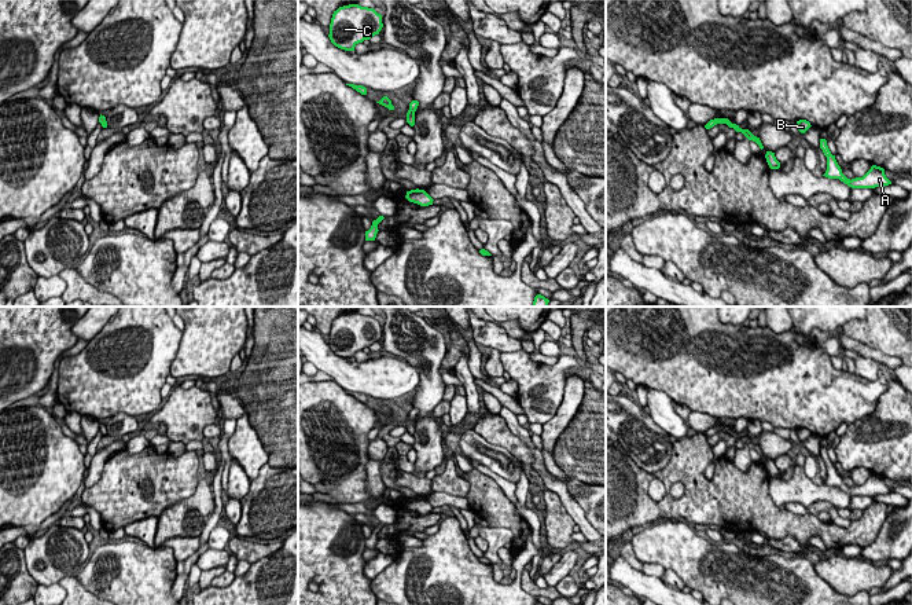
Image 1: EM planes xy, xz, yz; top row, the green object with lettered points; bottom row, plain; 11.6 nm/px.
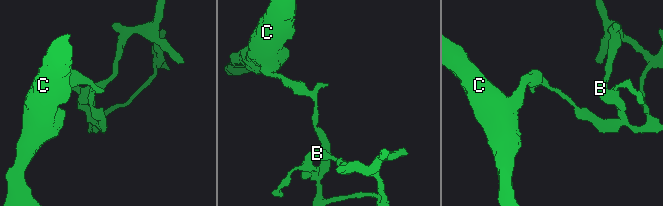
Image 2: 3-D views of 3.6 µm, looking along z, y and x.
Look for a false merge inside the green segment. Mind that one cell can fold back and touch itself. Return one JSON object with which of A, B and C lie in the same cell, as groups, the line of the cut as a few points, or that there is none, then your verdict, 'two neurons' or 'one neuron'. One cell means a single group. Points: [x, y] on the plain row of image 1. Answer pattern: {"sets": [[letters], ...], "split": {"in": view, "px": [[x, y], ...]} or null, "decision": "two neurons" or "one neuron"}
{"sets": [["A", "B"], ["C"]], "split": {"in": "xy", "px": [[106, 429], [103, 435]]}, "decision": "two neurons"}

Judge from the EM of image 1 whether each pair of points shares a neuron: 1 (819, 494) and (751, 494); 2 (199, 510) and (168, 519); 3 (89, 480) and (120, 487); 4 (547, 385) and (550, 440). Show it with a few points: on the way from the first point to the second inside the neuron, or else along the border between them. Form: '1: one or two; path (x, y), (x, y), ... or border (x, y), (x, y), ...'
1: two; border (769, 480), (769, 497), (779, 508)
2: one; path (194, 519), (176, 519)
3: two; border (113, 454), (105, 464), (100, 477), (85, 488)
4: two; border (563, 391), (563, 399), (556, 413), (543, 424)

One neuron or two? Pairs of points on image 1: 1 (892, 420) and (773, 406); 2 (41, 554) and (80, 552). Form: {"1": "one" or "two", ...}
{"1": "two", "2": "one"}

